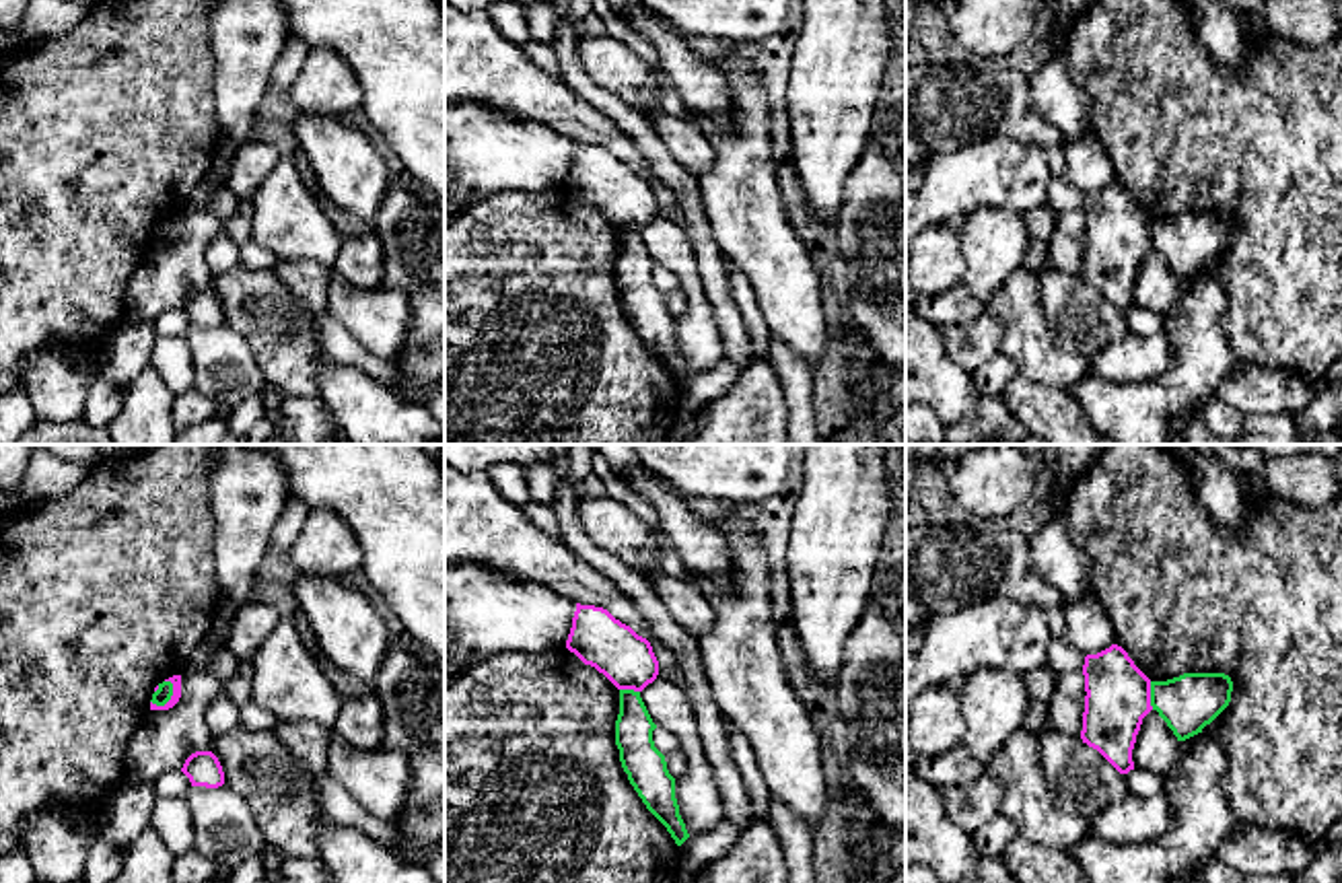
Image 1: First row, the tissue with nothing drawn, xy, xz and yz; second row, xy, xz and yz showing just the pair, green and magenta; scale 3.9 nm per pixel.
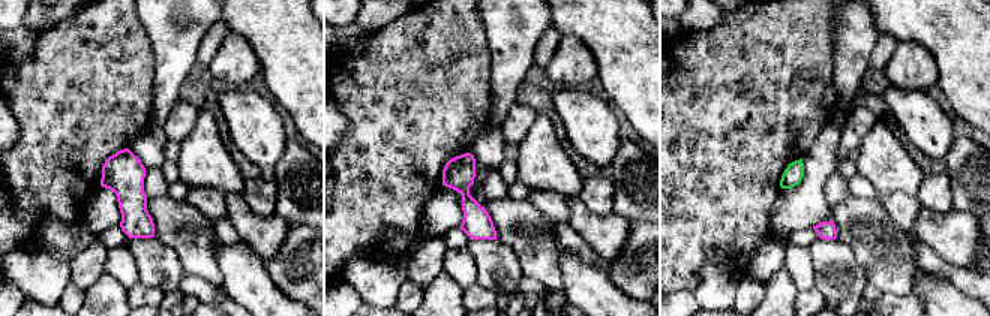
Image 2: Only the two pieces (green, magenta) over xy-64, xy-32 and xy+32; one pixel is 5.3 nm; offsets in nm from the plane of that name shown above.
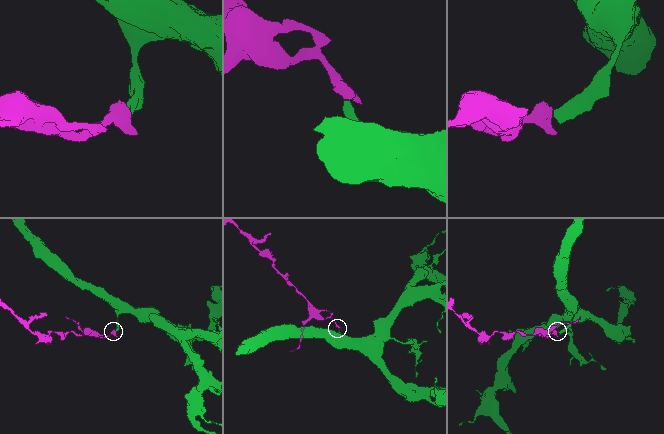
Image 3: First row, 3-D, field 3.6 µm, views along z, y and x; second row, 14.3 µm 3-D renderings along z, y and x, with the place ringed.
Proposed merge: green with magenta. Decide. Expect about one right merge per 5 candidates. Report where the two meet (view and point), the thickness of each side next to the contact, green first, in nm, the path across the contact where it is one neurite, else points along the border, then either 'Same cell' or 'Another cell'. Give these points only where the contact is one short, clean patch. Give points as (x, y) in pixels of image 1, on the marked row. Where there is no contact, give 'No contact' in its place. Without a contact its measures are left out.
Touches green at xy (169, 698). Thickness 70 nm (green) against 50 nm. Another cell

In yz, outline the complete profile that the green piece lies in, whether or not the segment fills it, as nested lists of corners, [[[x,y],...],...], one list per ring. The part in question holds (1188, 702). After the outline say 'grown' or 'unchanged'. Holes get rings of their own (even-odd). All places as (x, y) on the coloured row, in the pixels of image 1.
[[[1184,673],[1151,681],[1151,706],[1186,741],[1210,725],[1231,702],[1233,681],[1225,673]]]; unchanged

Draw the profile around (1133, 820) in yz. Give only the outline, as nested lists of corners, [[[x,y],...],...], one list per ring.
[[[1173,792],[1138,799],[1124,797],[1091,817],[1095,838],[1118,844],[1144,844],[1165,836],[1173,819]]]

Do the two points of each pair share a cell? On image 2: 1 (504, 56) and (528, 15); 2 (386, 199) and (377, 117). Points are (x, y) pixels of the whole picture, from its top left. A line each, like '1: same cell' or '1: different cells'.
1: same cell
2: same cell

